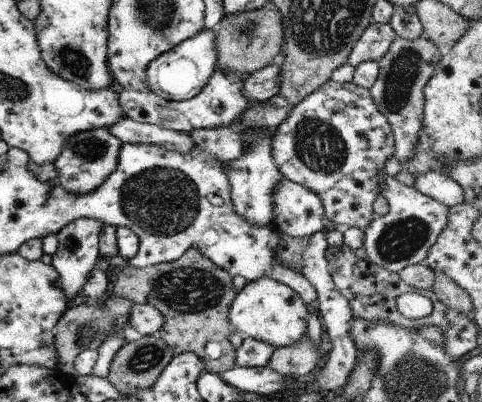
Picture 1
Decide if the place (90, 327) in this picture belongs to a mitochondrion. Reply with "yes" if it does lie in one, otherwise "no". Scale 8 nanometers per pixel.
yes

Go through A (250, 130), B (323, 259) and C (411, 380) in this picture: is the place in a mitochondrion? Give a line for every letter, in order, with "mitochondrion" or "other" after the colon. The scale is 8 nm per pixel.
A: other
B: other
C: mitochondrion

